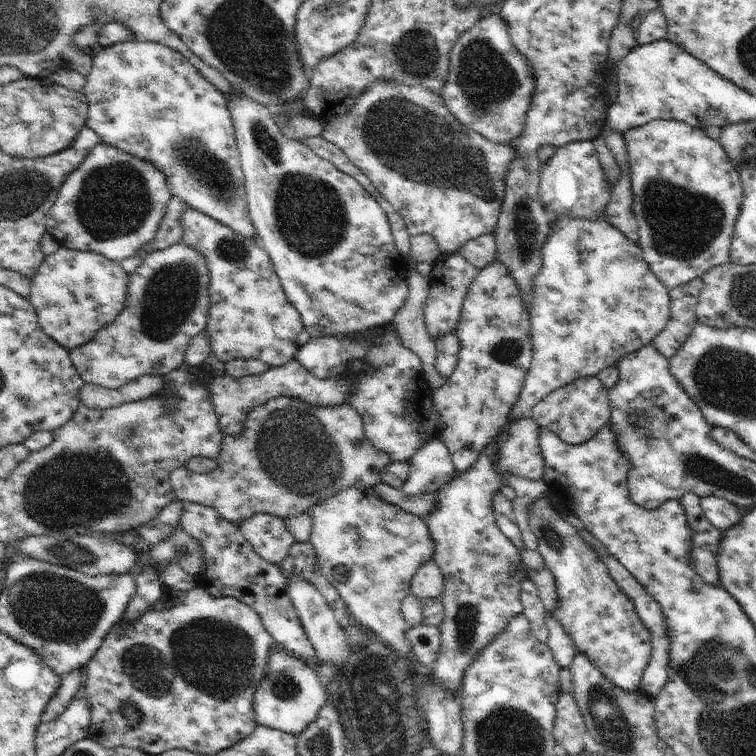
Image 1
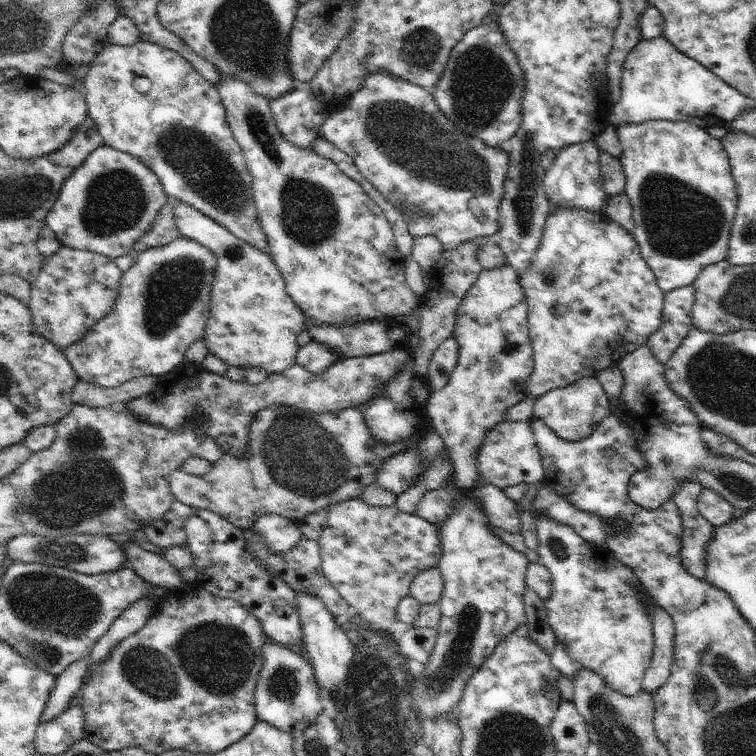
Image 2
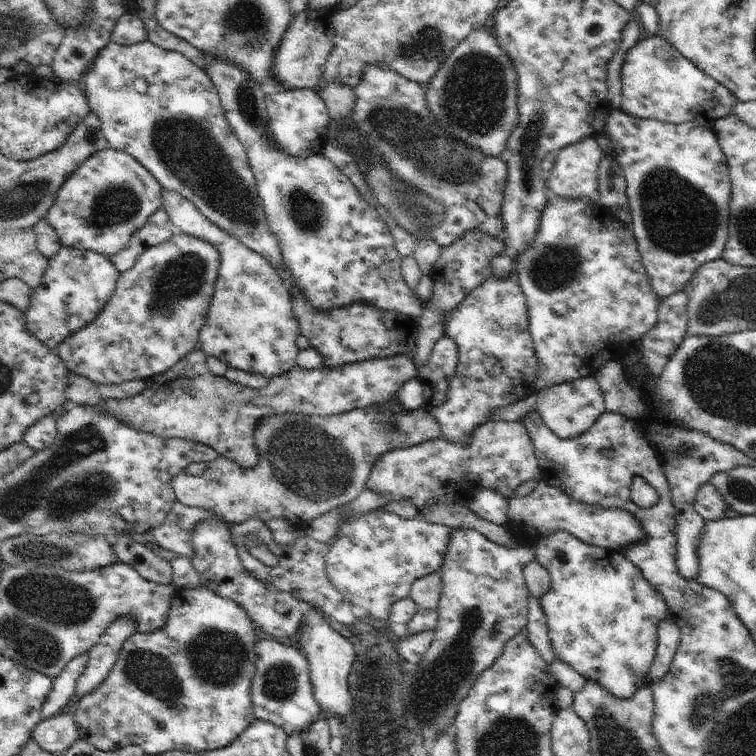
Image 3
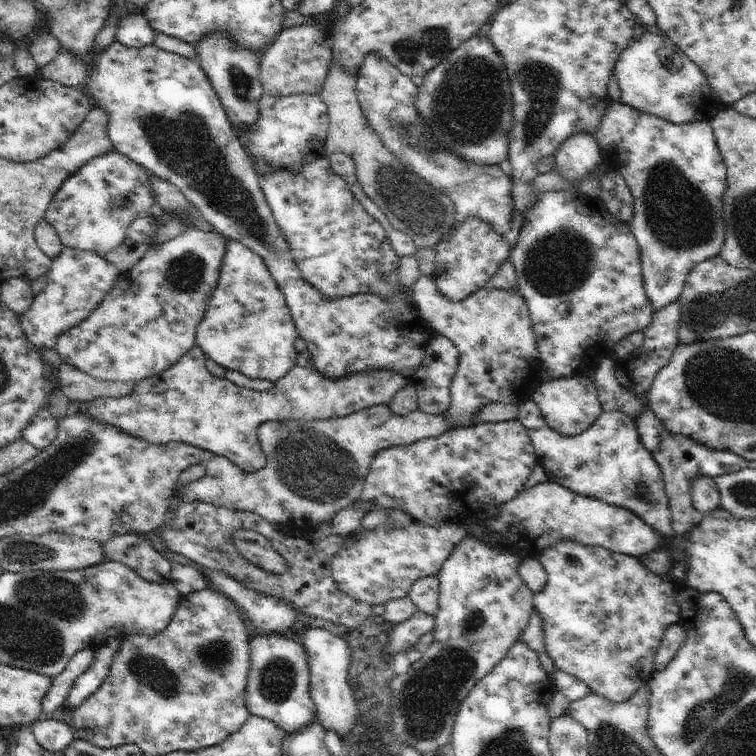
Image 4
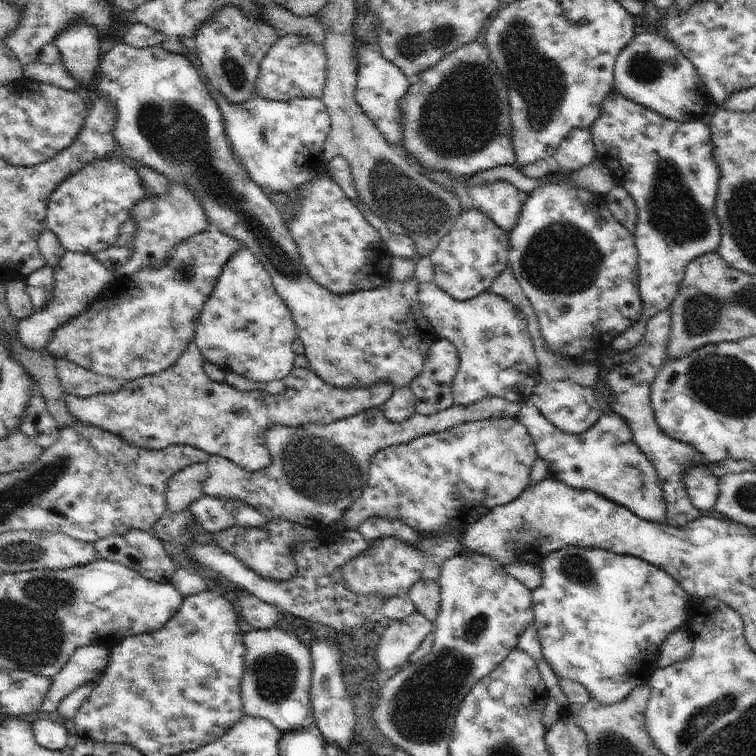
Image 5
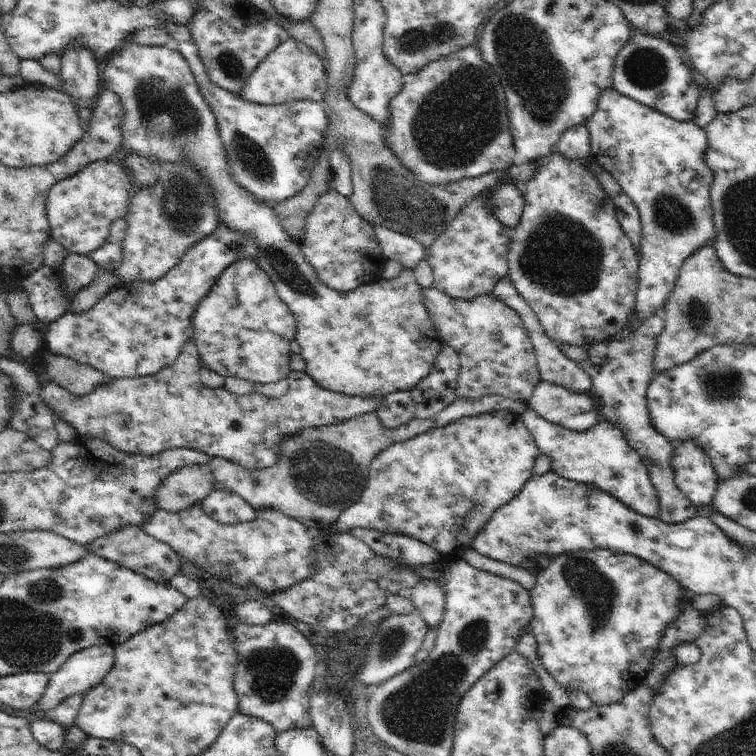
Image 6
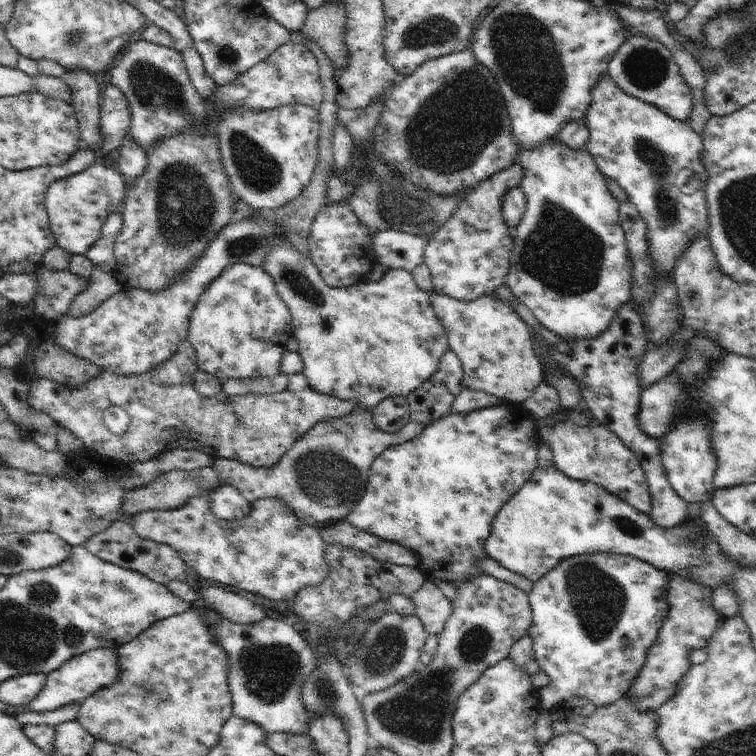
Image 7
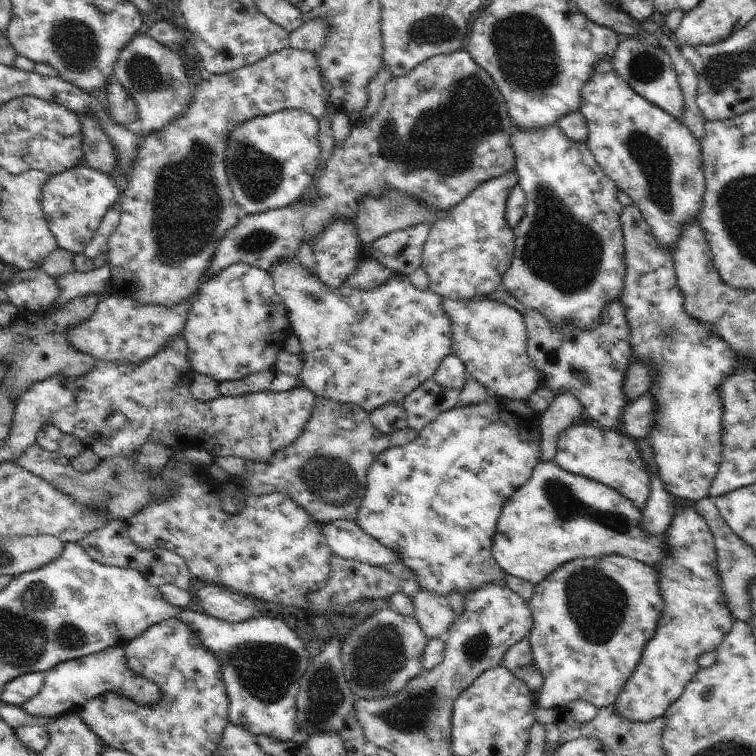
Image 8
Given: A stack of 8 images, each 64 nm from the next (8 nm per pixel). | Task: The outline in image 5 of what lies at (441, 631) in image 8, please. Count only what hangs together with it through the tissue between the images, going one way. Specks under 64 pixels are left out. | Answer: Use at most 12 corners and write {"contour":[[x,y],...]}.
{"contour":[[417,580],[408,590],[416,611],[435,622],[438,581]]}

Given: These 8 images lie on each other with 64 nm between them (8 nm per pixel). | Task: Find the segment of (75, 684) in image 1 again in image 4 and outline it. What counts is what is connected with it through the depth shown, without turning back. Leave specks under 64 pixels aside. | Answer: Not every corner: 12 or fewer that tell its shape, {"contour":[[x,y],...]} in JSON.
{"contour":[[94,648],[79,650],[53,678],[44,712],[63,706],[79,676],[95,660]]}

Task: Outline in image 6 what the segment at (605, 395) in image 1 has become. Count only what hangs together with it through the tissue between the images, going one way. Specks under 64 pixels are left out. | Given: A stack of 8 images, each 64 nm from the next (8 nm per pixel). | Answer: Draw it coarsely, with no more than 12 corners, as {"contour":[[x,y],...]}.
{"contour":[[544,380],[526,406],[573,431],[601,420],[589,392]]}

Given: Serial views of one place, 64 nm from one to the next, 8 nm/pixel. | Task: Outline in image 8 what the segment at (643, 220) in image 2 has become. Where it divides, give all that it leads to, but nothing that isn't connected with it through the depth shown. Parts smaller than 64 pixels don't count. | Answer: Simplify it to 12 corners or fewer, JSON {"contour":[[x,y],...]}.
{"contour":[[599,60],[586,144],[672,250],[698,220],[701,142]]}

